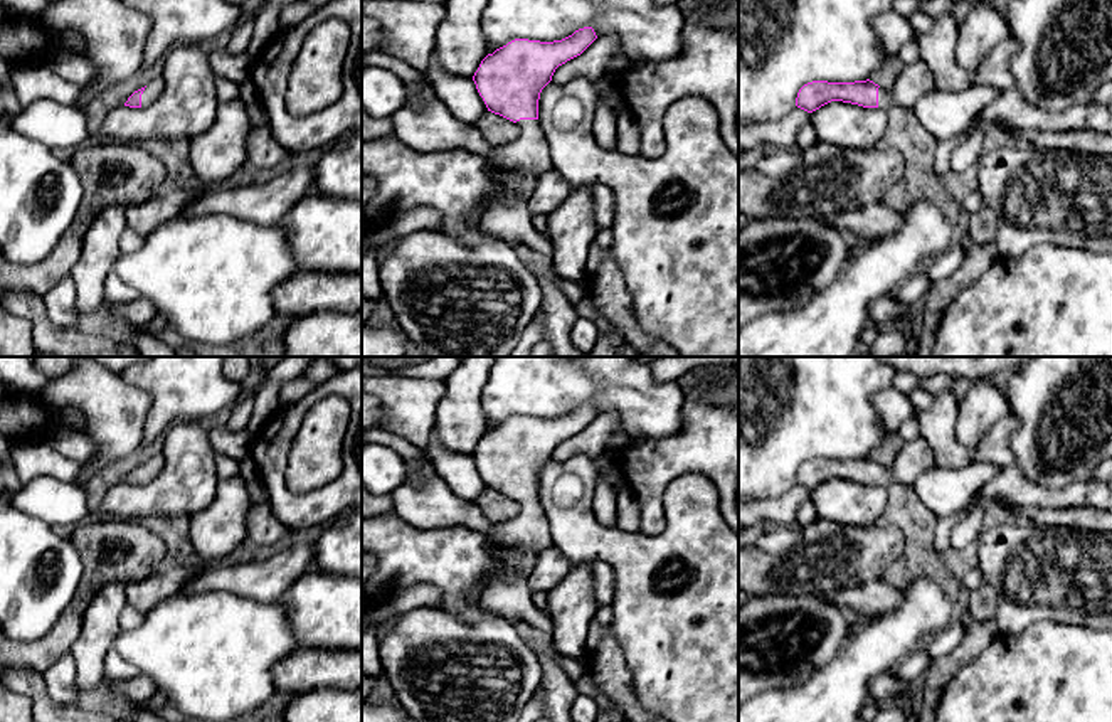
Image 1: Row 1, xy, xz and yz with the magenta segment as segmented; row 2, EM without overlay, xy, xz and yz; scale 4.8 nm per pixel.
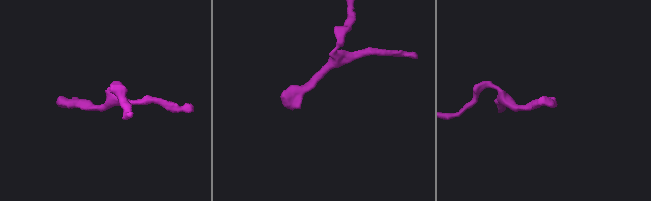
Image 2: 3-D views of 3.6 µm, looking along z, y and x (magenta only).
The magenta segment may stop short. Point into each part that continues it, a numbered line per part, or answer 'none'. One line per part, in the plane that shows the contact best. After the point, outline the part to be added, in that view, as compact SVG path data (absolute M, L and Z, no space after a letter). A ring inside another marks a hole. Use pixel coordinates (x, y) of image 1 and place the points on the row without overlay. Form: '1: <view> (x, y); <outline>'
1: xz (530, 529); M520 496L516 502L522 505L520 513L505 522L491 522L490 532L501 537L508 544L522 545L537 554L552 547L552 530L540 498Z

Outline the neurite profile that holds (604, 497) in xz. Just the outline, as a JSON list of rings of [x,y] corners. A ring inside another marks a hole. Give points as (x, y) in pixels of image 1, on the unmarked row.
[[[602,453],[596,458],[597,463],[597,483],[592,496],[592,510],[597,520],[606,527],[616,525],[616,491],[606,476],[607,471],[621,465],[617,453]]]

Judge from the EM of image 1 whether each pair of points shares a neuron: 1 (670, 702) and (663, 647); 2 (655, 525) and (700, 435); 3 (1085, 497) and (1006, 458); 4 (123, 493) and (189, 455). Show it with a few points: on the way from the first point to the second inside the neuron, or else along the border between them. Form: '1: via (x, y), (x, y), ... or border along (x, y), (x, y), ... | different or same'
1: via (670, 689), (667, 660) | same
2: via (653, 504), (653, 482), (678, 456) | same
3: border along (1013, 465), (1001, 470) | different
4: via (140, 493), (153, 493), (175, 472) | same

